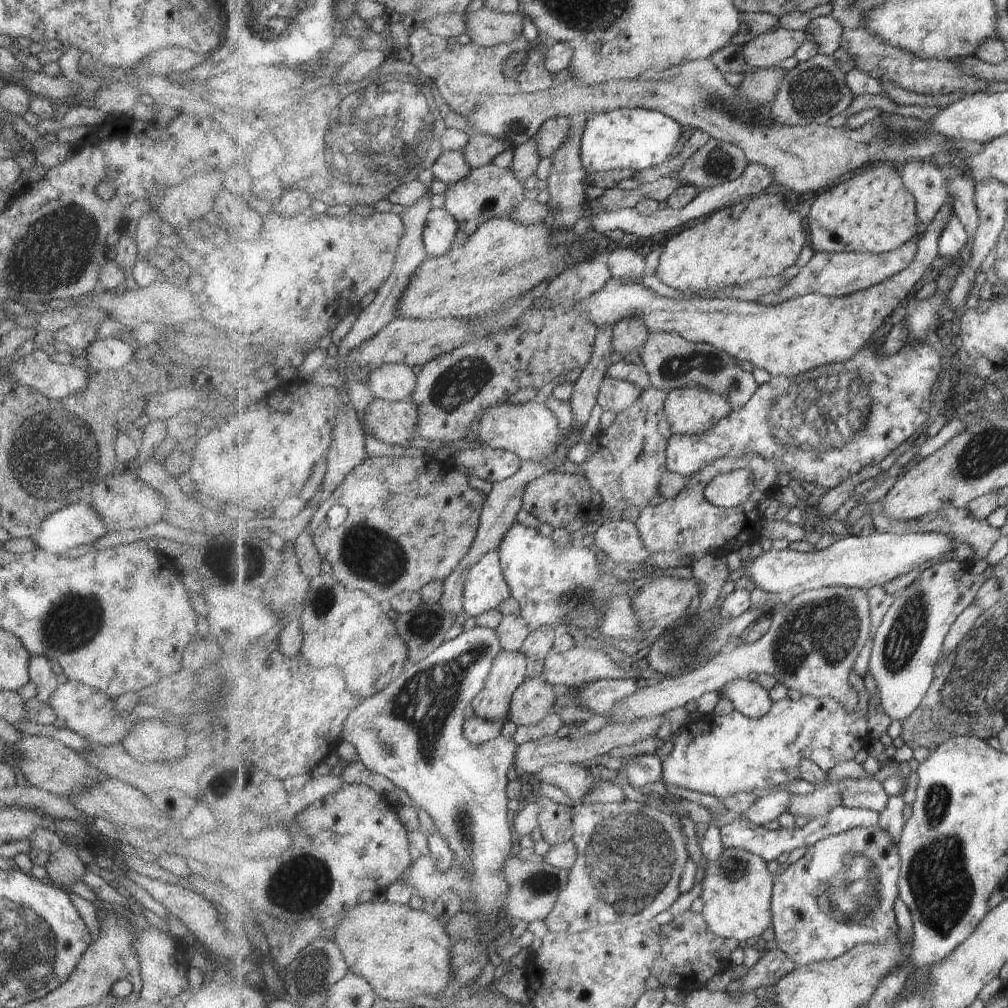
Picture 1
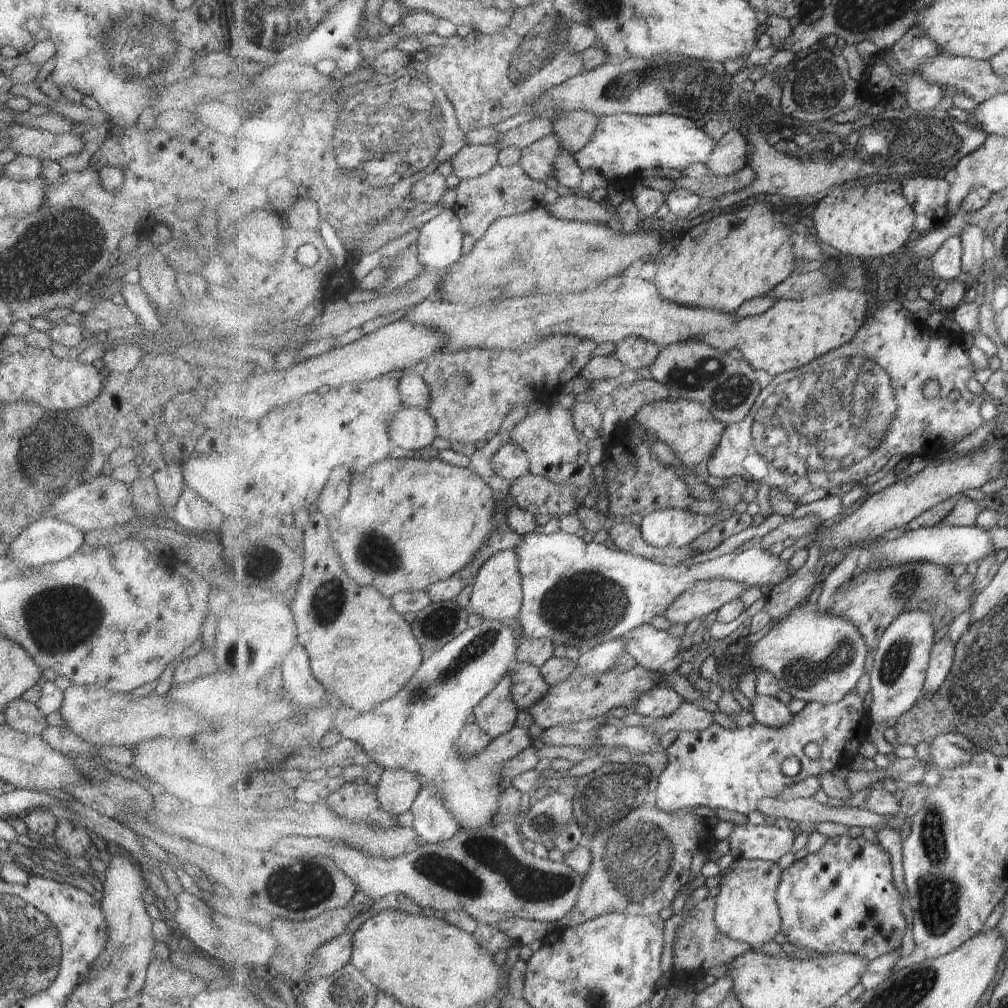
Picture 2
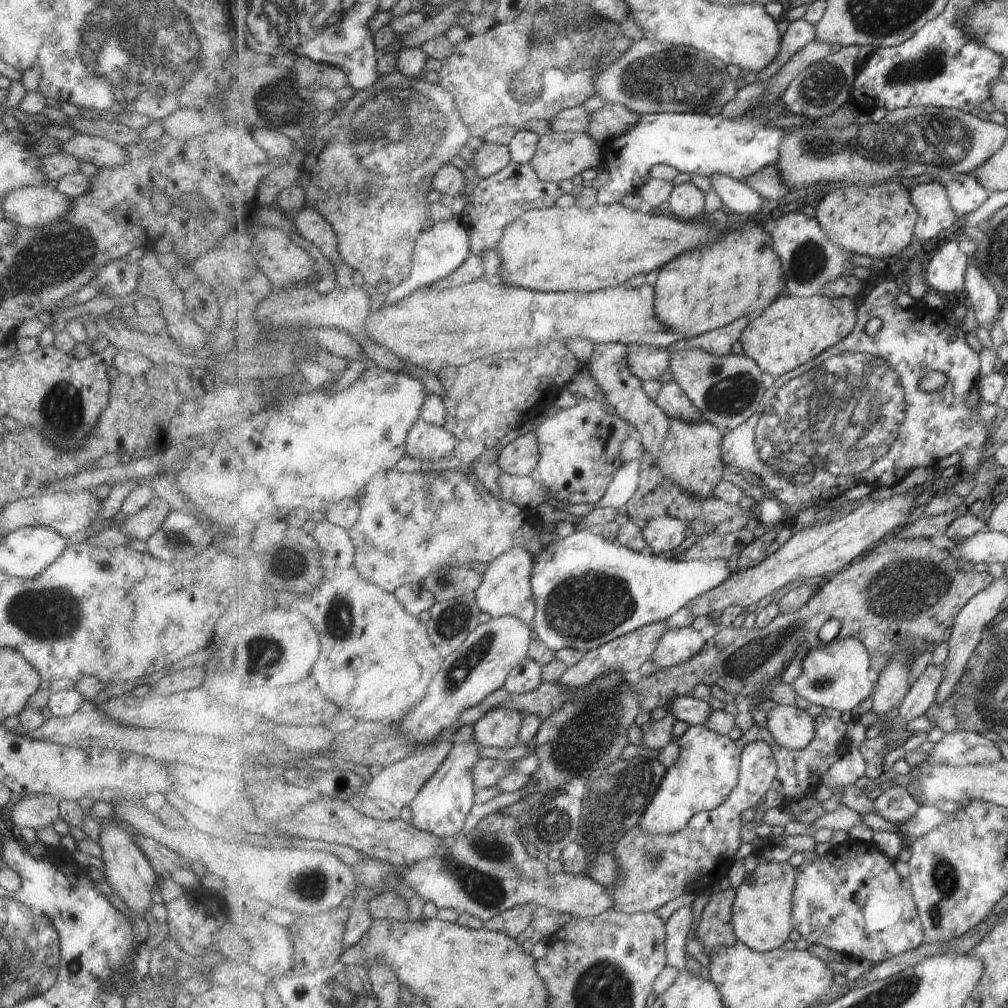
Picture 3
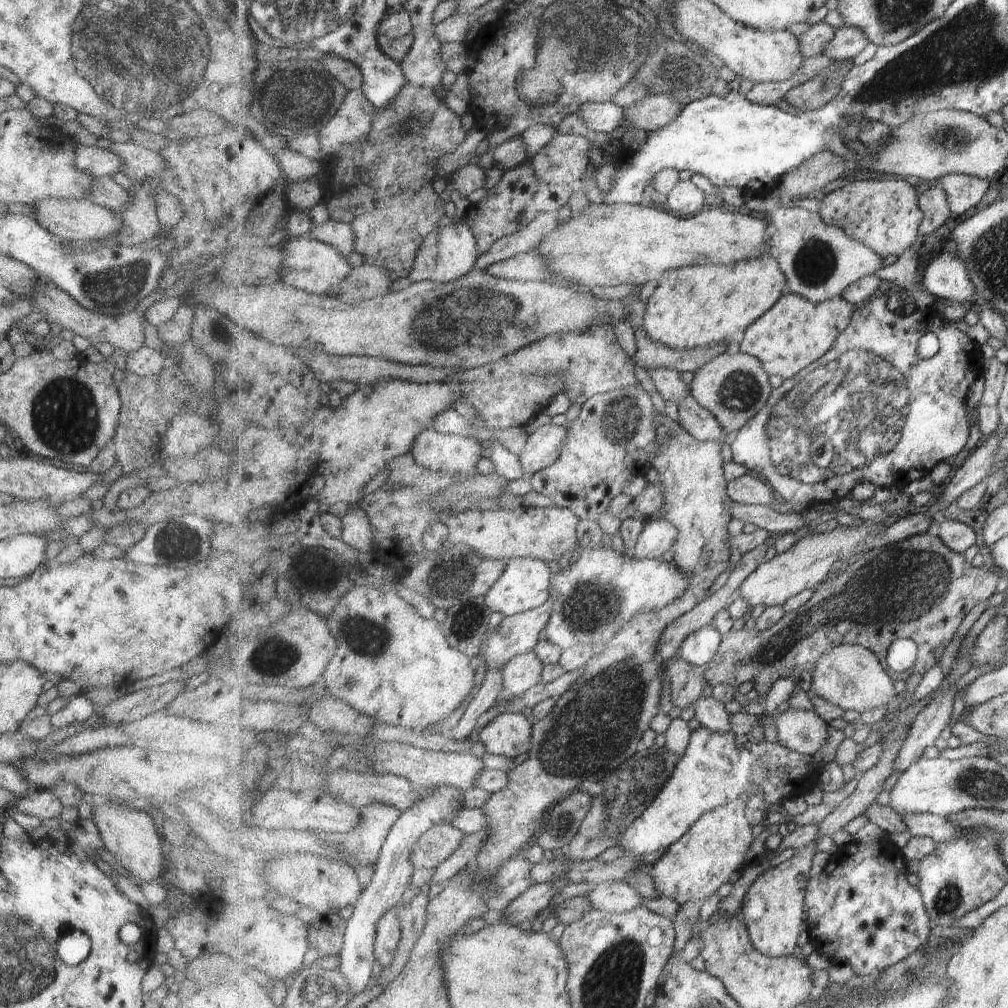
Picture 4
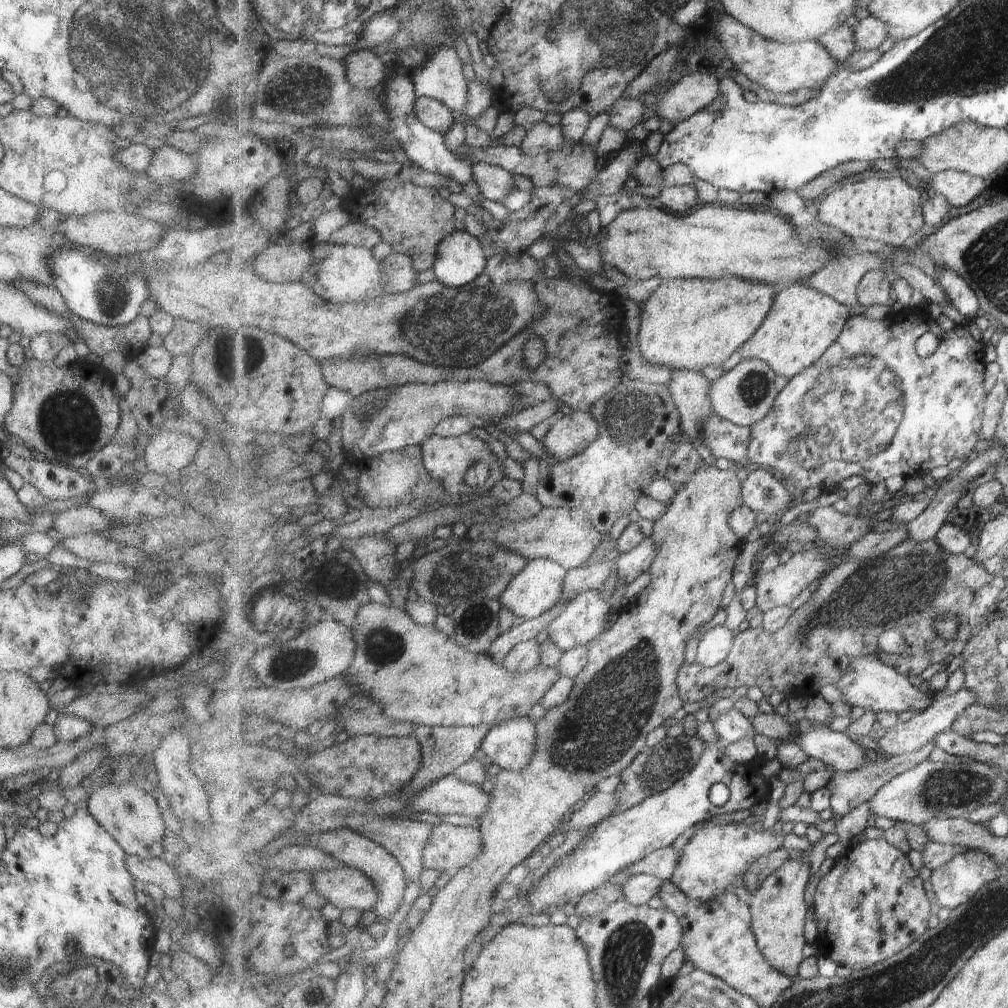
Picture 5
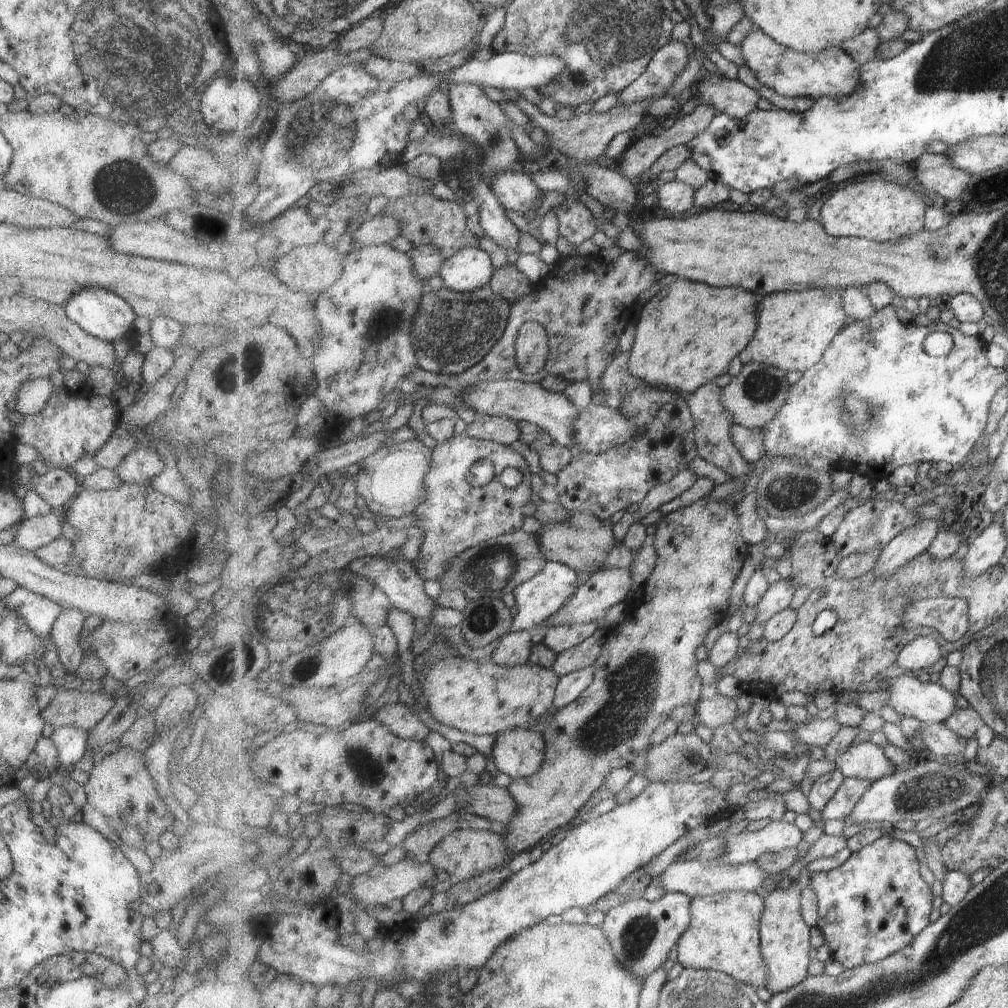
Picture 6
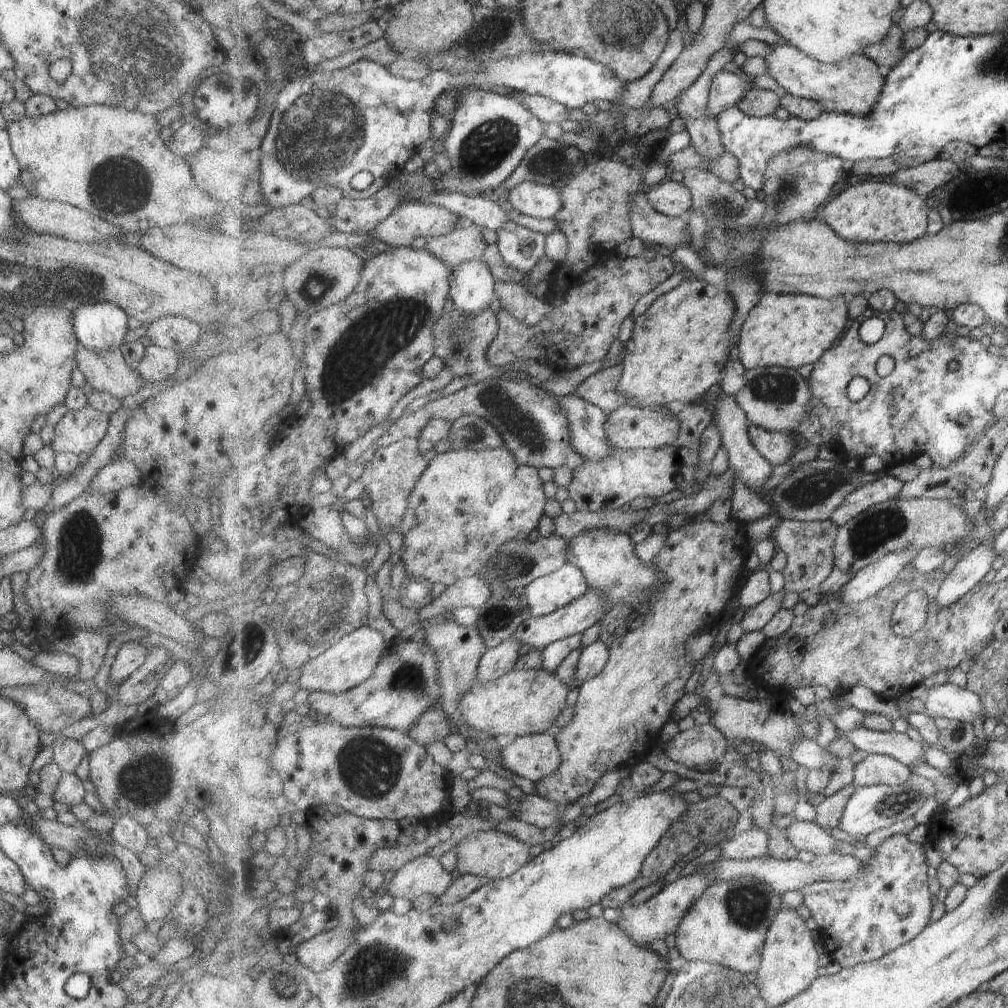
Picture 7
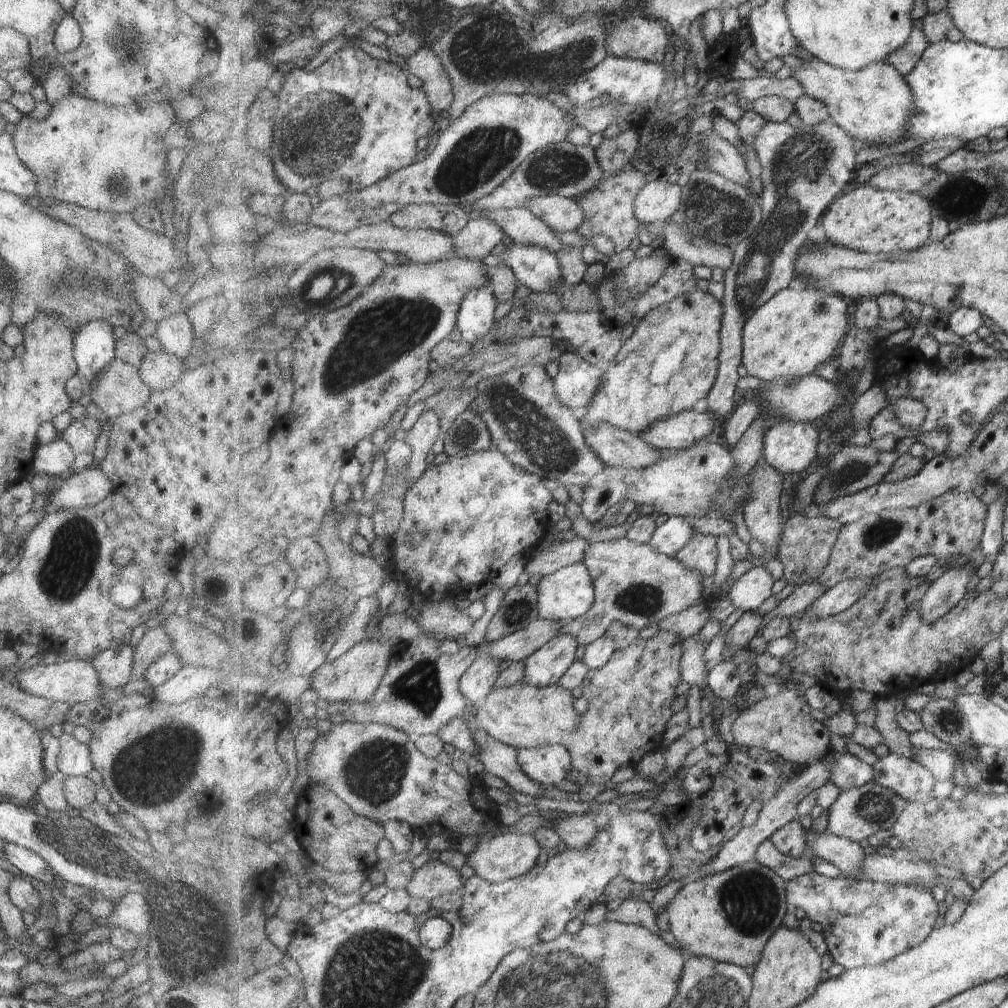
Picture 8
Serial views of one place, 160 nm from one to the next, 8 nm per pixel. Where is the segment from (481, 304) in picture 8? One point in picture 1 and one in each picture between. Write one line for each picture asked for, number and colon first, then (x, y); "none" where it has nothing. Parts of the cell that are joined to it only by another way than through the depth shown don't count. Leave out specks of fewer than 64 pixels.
1: (441, 226)
2: (440, 240)
3: (443, 247)
4: (447, 254)
5: (461, 257)
6: (471, 268)
7: (472, 285)

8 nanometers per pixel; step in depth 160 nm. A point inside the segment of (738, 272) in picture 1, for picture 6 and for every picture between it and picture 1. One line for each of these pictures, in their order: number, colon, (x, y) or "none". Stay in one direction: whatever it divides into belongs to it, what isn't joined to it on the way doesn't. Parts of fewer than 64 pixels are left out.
2: (748, 253)
3: (709, 287)
4: (698, 305)
5: (687, 324)
6: (688, 333)

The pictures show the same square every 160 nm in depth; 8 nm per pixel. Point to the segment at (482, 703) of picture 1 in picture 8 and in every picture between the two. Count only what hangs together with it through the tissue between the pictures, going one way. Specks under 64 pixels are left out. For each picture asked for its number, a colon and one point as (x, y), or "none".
2: (496, 715)
3: (500, 726)
4: (510, 734)
5: (511, 745)
6: (519, 752)
7: (536, 756)
8: (549, 764)

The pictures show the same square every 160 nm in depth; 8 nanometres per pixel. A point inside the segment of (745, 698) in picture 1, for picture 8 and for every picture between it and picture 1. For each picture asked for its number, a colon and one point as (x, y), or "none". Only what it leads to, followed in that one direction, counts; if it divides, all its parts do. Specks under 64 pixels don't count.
2: (770, 711)
3: (792, 727)
4: (804, 732)
5: (836, 749)
6: (865, 760)
7: (875, 769)
8: (910, 779)

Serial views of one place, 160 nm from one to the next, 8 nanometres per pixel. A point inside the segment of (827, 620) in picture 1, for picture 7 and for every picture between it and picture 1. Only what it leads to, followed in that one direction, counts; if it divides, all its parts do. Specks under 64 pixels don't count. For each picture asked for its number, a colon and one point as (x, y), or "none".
2: (817, 657)
3: (836, 675)
4: (852, 677)
5: (868, 683)
6: (931, 703)
7: (947, 700)

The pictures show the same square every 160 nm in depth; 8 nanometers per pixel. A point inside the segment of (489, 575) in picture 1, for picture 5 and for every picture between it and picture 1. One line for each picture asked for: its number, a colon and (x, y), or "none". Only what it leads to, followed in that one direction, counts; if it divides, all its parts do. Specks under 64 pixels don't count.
2: (497, 595)
3: (506, 589)
4: (526, 583)
5: (537, 588)

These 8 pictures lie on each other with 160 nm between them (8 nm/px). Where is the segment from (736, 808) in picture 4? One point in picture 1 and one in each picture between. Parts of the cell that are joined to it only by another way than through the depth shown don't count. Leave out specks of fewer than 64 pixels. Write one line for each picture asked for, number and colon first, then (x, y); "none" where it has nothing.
1: (630, 860)
2: (640, 865)
3: (658, 868)

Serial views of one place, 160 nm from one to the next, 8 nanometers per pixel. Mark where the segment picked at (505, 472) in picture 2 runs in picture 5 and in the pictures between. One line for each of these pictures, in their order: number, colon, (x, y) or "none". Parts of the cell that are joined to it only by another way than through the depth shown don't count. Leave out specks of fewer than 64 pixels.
3: (520, 457)
4: (543, 446)
5: (575, 431)

